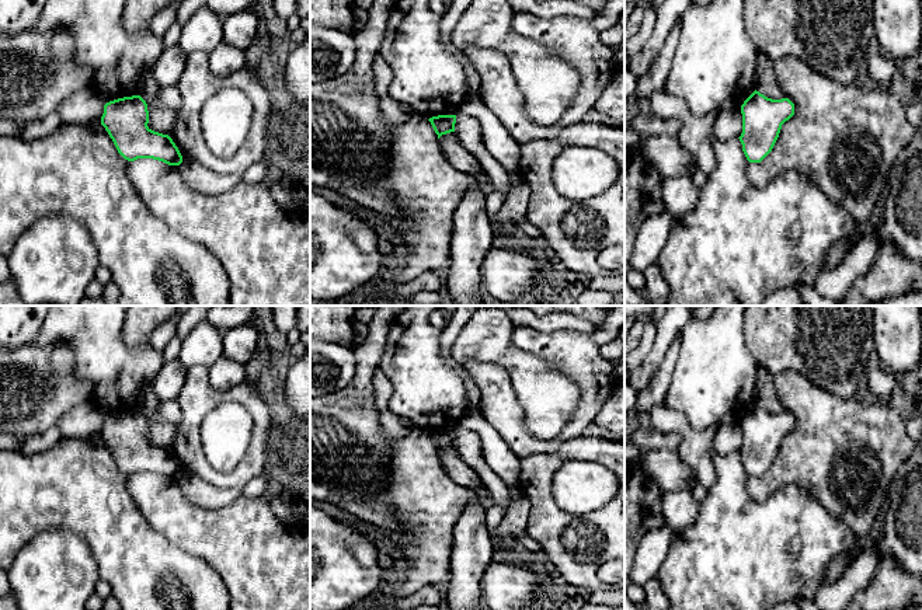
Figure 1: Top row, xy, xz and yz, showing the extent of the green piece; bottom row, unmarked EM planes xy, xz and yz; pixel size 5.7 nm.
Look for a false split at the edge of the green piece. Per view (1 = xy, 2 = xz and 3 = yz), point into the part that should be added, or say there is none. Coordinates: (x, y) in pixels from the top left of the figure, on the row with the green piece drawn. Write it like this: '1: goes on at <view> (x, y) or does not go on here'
1: does not go on here
2: does not go on here
3: does not go on here

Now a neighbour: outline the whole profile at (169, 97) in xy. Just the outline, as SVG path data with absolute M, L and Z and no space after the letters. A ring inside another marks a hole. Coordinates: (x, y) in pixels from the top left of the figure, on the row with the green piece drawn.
M175 86L164 87L159 90L157 95L153 100L146 101L146 104L149 114L154 107L167 107L171 109L178 109L181 105L181 95Z

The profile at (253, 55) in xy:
M267 31L265 34L260 32L255 35L251 46L246 50L246 67L251 70L253 73L258 73L260 60L262 56L267 55L267 45L271 45L272 49L279 49L281 46L278 42L271 36L271 34Z

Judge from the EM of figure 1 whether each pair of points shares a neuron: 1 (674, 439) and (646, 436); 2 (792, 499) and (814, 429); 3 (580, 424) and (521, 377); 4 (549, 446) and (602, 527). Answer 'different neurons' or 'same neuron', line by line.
1: same neuron
2: different neurons
3: different neurons
4: different neurons

